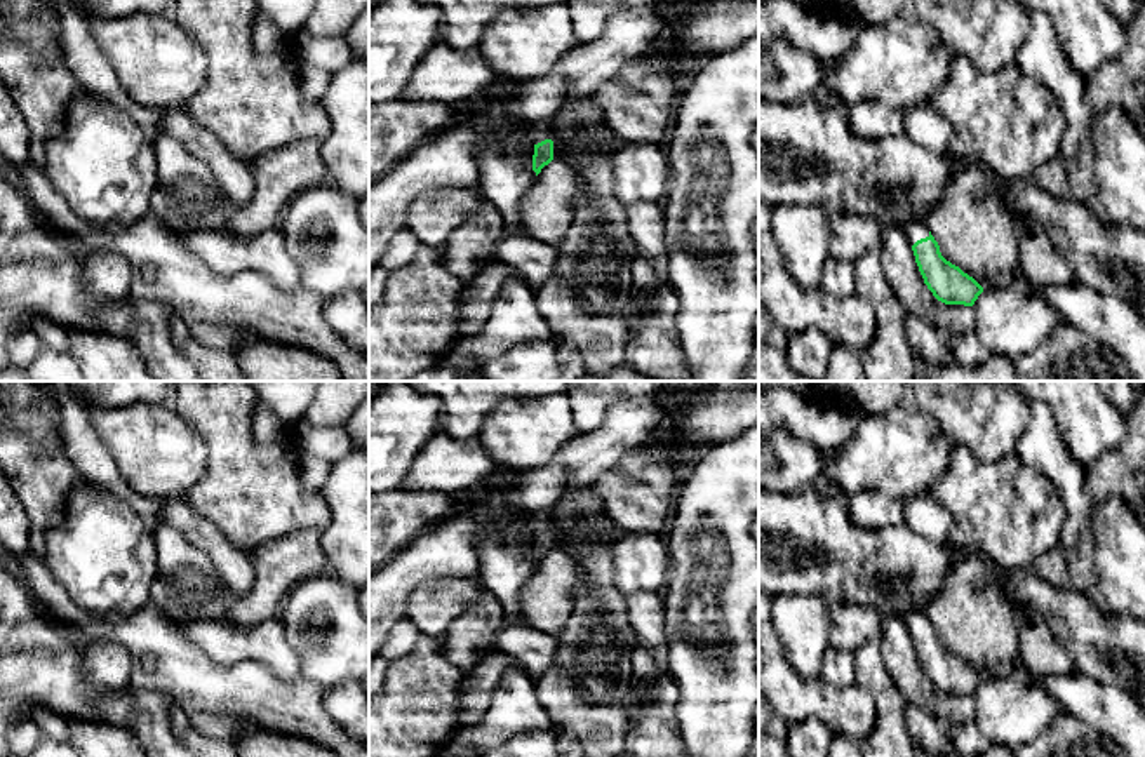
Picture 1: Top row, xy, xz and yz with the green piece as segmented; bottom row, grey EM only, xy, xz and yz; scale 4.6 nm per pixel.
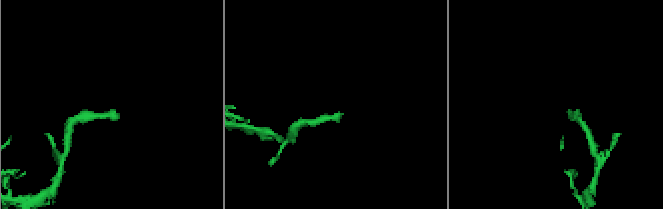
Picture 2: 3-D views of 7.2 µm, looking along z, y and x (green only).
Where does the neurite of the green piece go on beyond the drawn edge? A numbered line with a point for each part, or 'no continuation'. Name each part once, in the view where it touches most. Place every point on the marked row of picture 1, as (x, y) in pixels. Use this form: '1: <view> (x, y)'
1: yz (916, 230)

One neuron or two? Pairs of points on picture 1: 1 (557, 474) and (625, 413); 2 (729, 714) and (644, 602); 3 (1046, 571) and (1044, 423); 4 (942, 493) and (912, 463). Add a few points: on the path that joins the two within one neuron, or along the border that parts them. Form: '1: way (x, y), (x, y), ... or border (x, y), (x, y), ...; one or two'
1: way (575, 465), (611, 430); one
2: border (662, 594), (665, 651); two
3: border (1058, 547), (1065, 566), (1065, 583); two
4: border (952, 448), (949, 467), (923, 493); two

